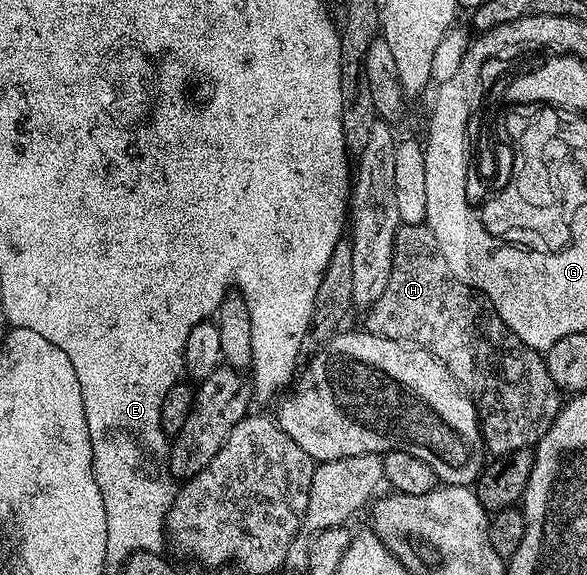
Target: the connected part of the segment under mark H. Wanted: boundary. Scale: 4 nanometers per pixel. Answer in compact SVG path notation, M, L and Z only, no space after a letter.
M423 223L399 225L392 252L392 276L380 300L365 311L367 331L388 340L404 342L426 350L439 358L448 372L458 381L467 396L474 402L478 413L478 427L482 429L482 444L494 456L505 456L533 447L548 432L564 405L563 395L552 380L546 359L531 346L525 346L500 320L500 316L486 299L468 284L464 284L444 264L437 244L432 241Z

